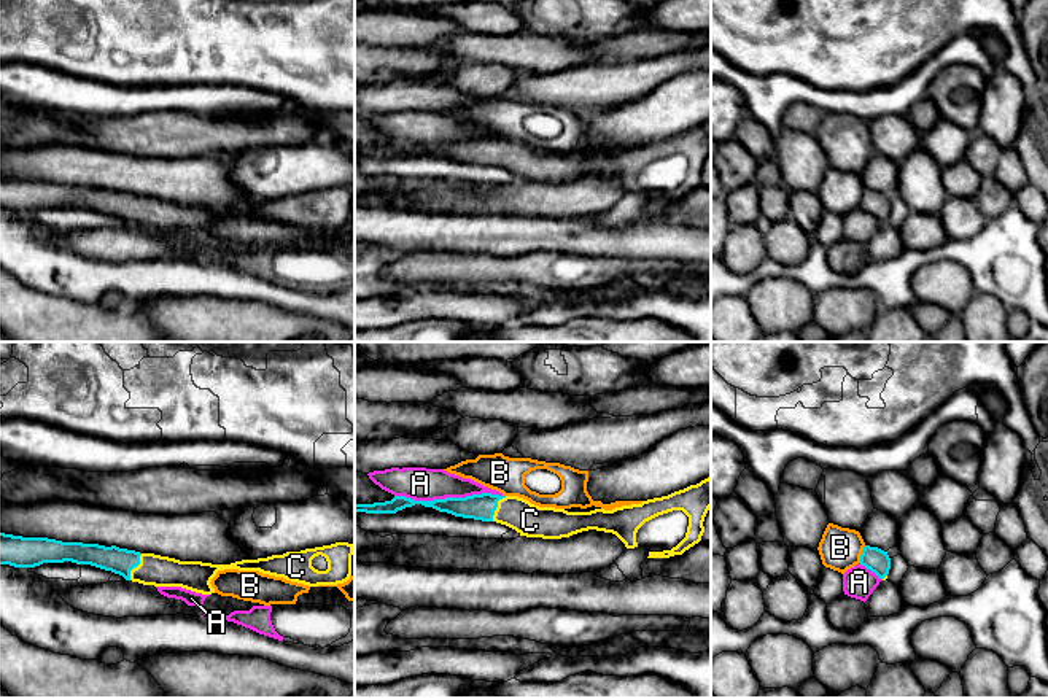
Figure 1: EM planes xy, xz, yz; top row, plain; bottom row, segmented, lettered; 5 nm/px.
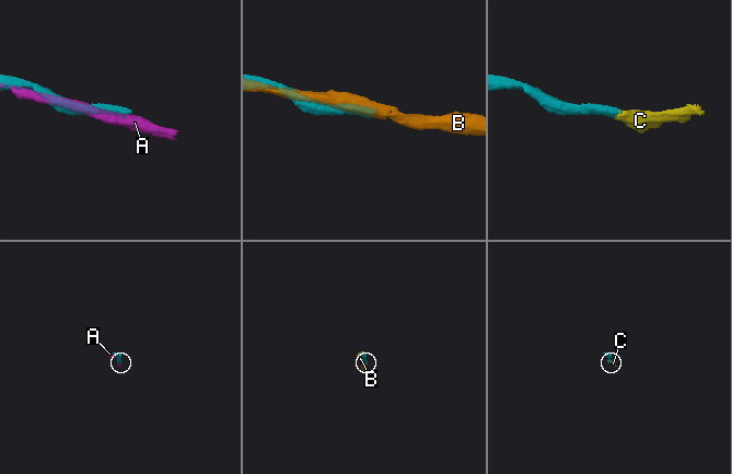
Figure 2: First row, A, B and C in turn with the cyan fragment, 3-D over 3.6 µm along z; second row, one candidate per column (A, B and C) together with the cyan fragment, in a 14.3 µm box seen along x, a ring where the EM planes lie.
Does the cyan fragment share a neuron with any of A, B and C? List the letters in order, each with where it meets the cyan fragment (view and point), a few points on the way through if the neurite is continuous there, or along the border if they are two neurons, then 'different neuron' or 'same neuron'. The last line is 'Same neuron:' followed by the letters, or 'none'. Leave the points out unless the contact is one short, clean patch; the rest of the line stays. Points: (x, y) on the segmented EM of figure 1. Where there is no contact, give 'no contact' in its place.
A: contact xz (449, 498); different neuron
B: contact yz (862, 554); different neuron
C: contact xy (135, 566); way xy (121, 562), (135, 566), (161, 571); same neuron
Same neuron: C

